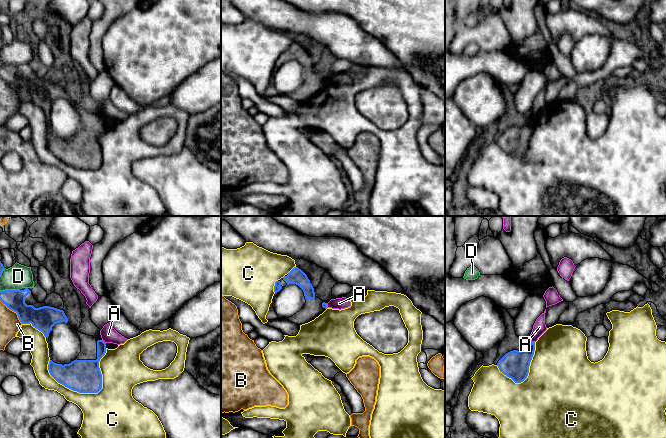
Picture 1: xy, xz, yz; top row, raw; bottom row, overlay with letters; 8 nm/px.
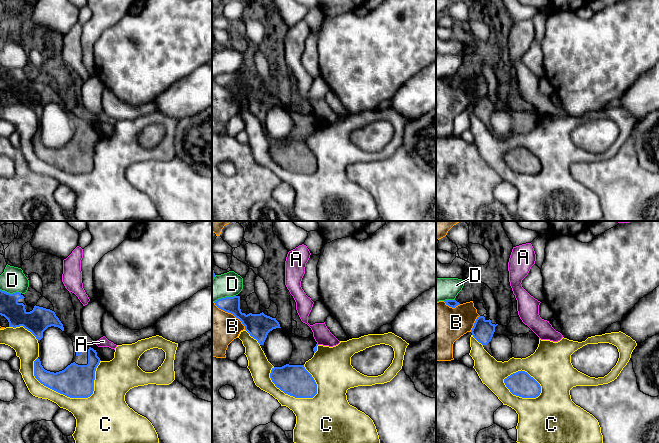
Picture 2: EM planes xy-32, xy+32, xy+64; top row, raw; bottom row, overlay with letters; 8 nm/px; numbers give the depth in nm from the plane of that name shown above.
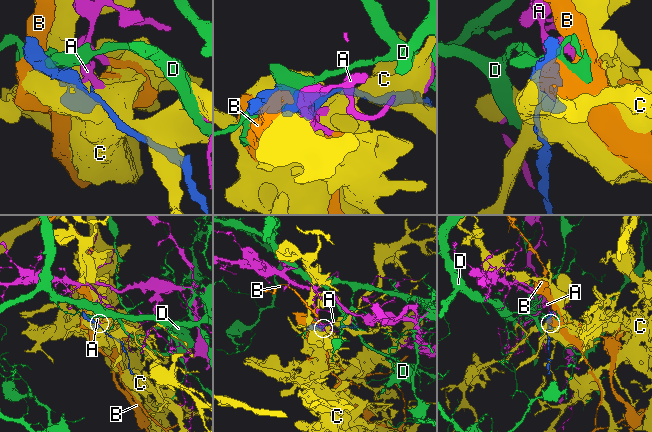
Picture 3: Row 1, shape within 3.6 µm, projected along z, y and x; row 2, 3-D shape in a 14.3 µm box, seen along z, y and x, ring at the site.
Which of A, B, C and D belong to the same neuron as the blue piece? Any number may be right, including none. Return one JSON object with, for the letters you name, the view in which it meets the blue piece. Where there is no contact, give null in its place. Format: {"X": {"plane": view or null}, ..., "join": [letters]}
{"join": []}

